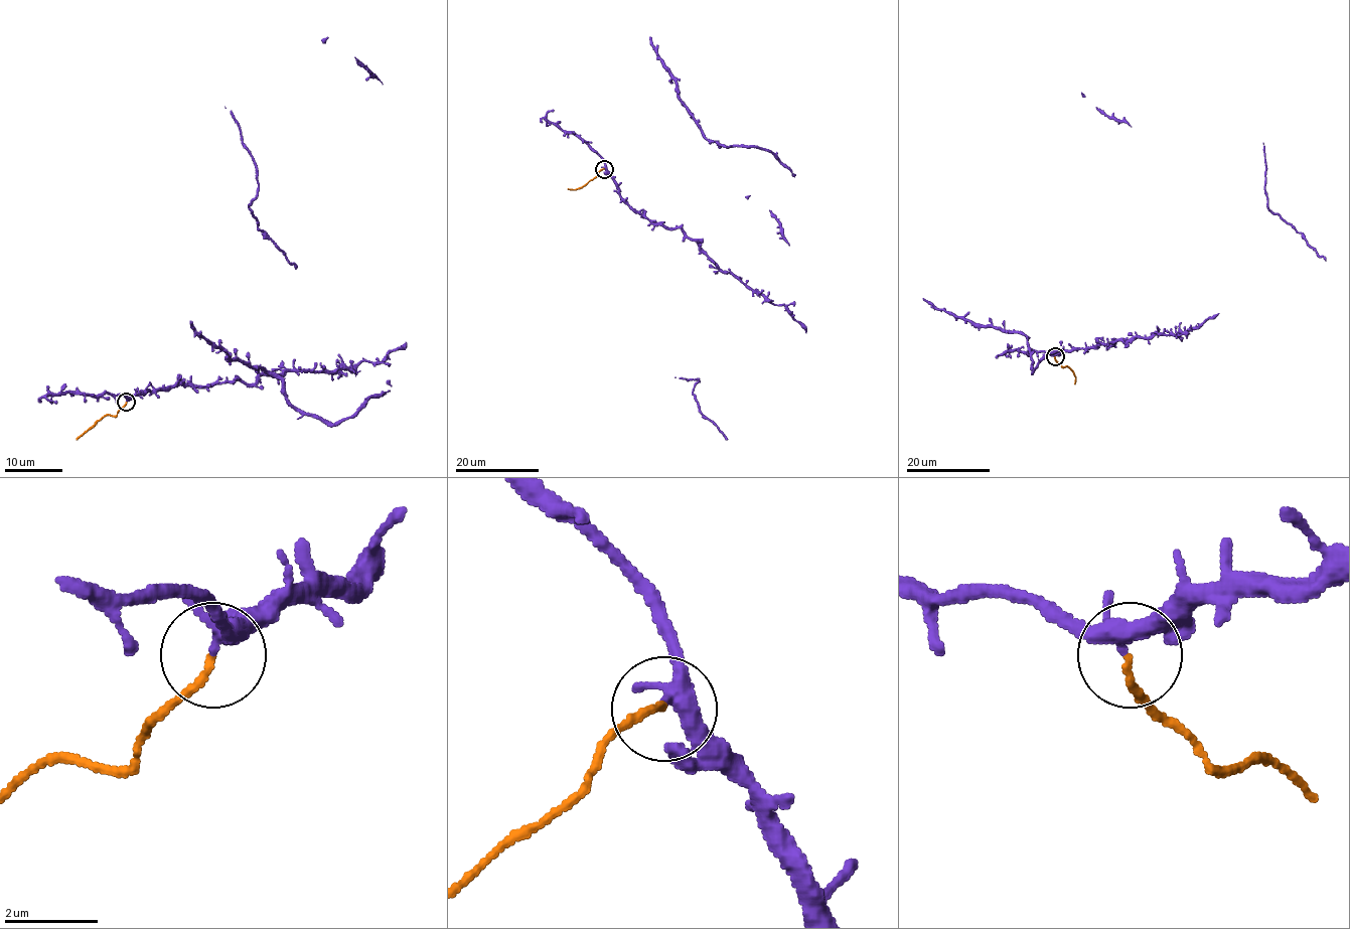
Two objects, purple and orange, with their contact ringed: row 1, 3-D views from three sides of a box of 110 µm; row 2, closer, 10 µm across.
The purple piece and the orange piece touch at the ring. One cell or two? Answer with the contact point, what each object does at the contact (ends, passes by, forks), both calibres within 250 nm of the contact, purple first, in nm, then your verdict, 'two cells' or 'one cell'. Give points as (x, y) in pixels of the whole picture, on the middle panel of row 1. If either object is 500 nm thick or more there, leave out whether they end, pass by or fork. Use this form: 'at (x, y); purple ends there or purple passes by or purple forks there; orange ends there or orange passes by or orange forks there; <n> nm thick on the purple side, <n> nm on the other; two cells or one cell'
at (604, 169); purple forks there; orange ends there; 280 nm thick on the purple side, 140 nm on the other; two cells

